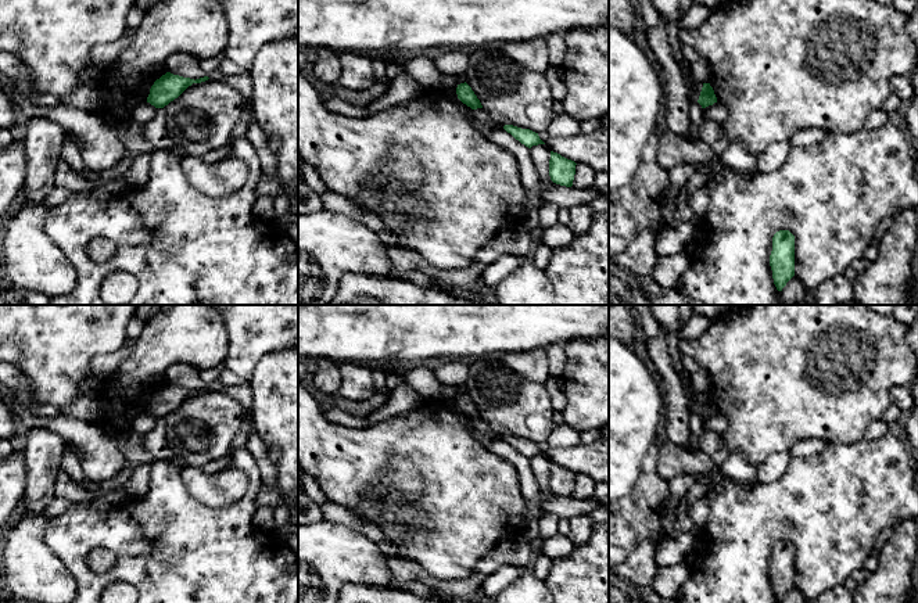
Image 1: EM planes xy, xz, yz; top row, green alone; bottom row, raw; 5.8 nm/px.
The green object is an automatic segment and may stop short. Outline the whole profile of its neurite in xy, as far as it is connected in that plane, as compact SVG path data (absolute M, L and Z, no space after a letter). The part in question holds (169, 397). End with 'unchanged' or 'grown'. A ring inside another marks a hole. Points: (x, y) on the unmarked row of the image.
M166 383L159 390L157 390L151 396L150 405L147 408L147 413L154 416L155 419L164 419L171 412L177 409L193 394L201 394L208 390L209 390L208 387L204 387L194 391L190 388L183 388L183 387Z; unchanged

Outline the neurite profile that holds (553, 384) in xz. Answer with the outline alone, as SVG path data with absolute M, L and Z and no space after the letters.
M551 376L544 385L549 394L553 410L563 412L567 401L562 387L562 378L557 376Z

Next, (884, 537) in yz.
M892 524L889 527L886 527L878 536L876 541L874 543L871 556L878 557L882 548L885 546L885 543L890 539L890 536L893 535L896 524Z

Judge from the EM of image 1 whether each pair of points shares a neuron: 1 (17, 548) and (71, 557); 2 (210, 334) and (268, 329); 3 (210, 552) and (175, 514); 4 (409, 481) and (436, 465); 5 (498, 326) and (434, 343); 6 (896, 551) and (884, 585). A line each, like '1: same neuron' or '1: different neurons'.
1: different neurons
2: different neurons
3: same neuron
4: different neurons
5: same neuron
6: same neuron

